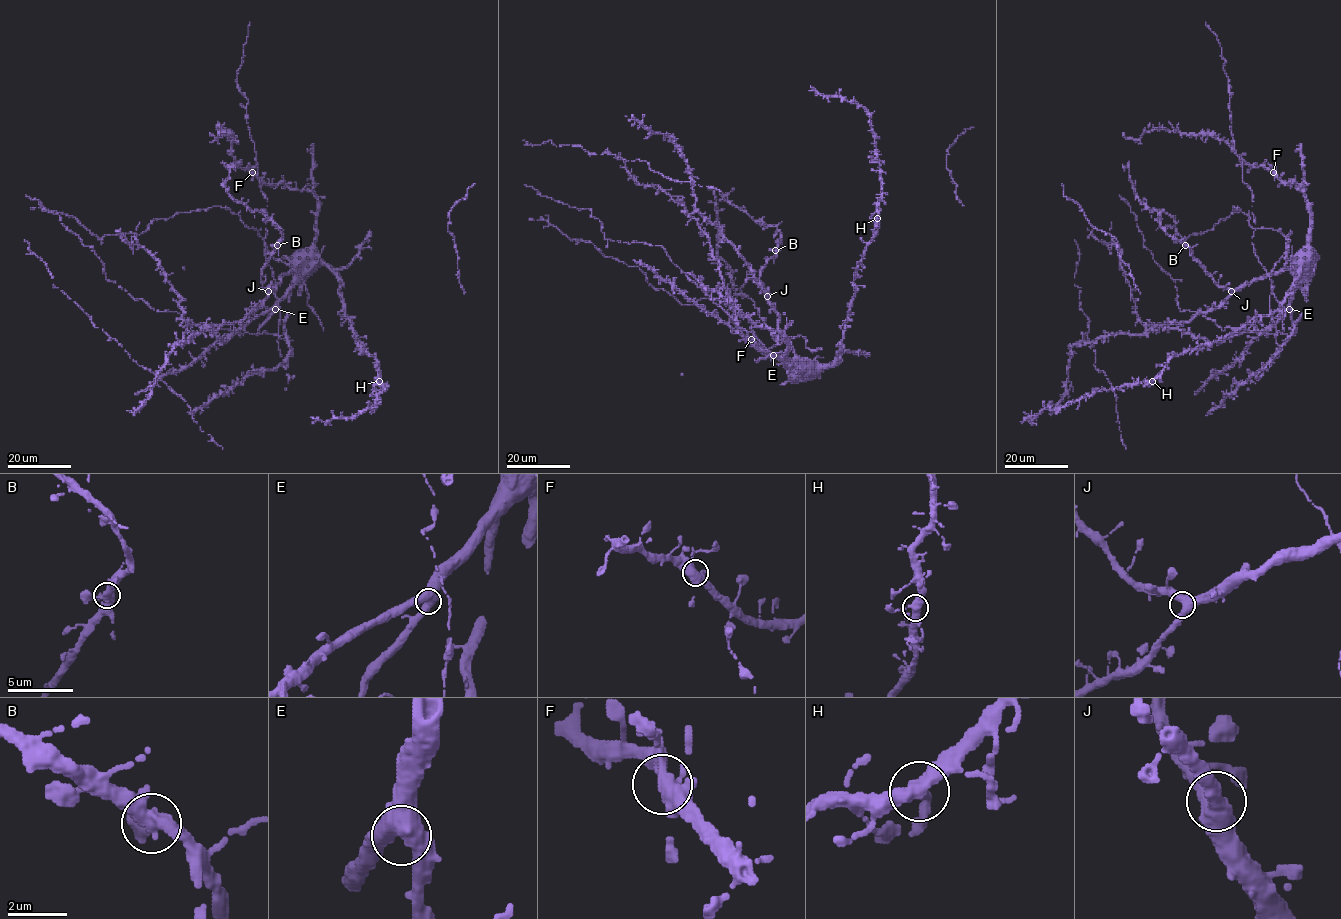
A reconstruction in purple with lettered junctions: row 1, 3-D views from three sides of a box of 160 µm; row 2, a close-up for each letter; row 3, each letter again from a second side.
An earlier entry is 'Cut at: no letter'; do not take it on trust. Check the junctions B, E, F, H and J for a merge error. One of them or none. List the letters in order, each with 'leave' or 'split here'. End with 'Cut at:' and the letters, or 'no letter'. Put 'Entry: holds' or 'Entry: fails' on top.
Entry: holds
B: leave
E: leave
F: leave
H: leave
J: leave
Cut at: no letter

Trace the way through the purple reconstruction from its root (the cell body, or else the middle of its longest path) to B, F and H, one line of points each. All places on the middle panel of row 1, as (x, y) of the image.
B: (798, 369), (802, 360), (780, 331), (776, 309), (760, 281), (760, 271), (776, 251)
F: (798, 369), (806, 368), (813, 376), (816, 374), (809, 367), (771, 357), (751, 339)
H: (798, 369), (809, 364), (832, 365), (837, 360), (855, 292), (855, 272), (867, 244), (876, 234), (877, 218)

